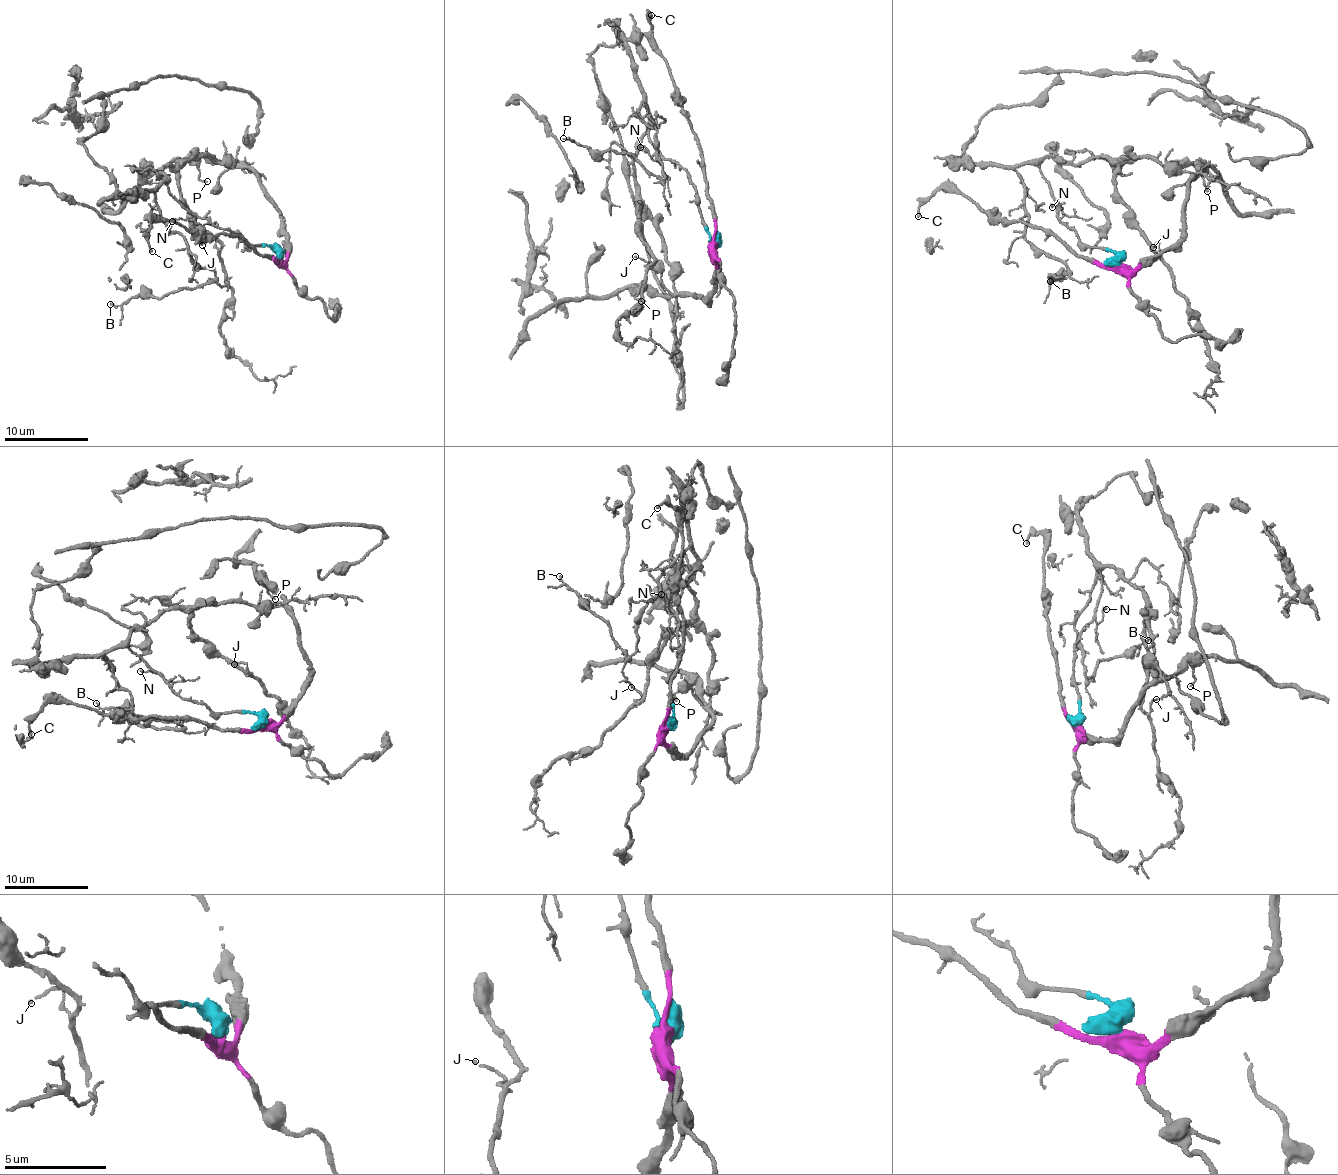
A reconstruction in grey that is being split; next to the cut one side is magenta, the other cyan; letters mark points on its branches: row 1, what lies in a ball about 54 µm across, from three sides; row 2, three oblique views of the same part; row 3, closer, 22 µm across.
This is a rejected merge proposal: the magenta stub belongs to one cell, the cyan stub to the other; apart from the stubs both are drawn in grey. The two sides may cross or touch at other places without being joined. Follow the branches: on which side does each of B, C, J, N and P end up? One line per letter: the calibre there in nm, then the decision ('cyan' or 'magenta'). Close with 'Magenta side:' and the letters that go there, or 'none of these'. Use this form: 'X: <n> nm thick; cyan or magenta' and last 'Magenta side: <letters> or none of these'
B: 120 nm thick; cyan
C: 170 nm thick; magenta
J: 110 nm thick; cyan
N: 130 nm thick; cyan
P: 150 nm thick; magenta
Magenta side: C, P

